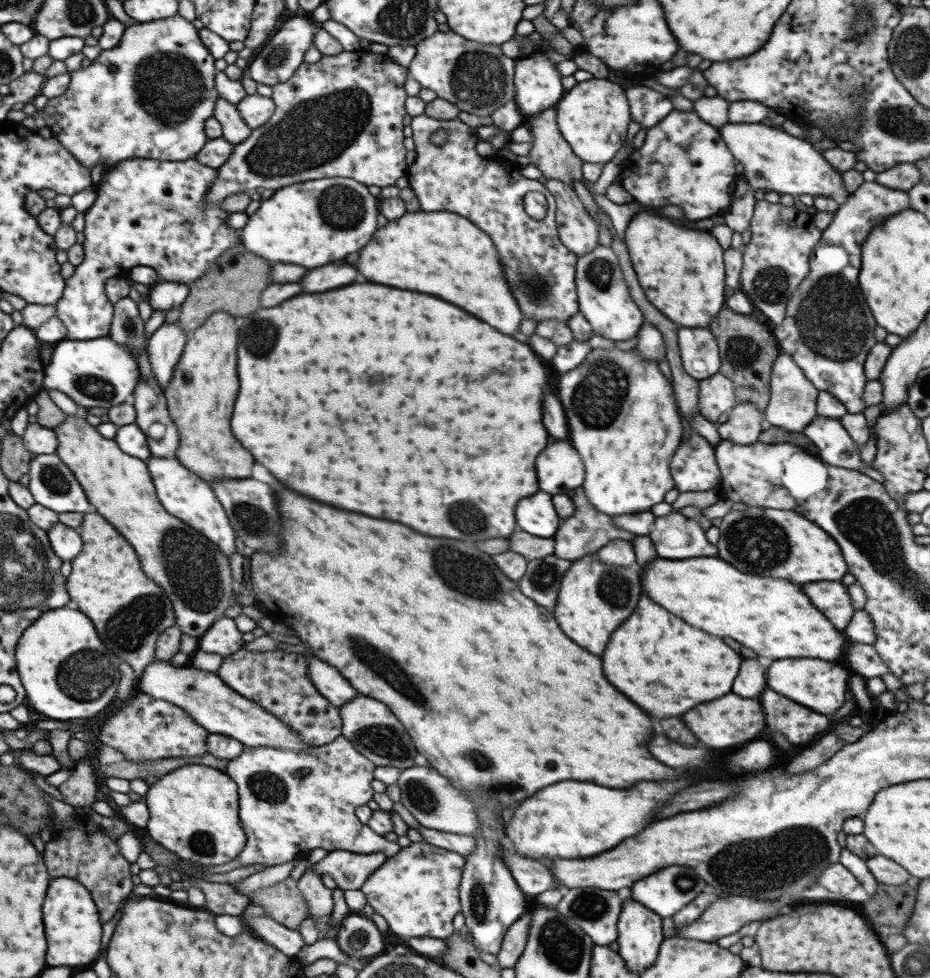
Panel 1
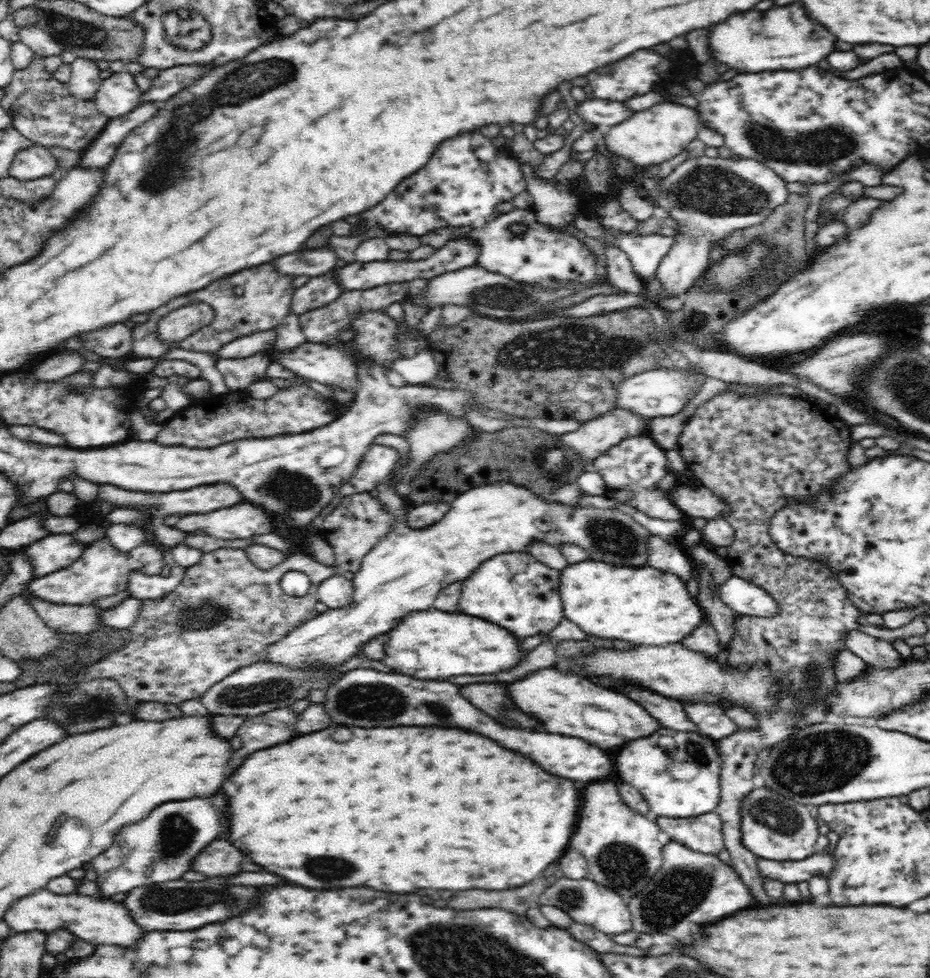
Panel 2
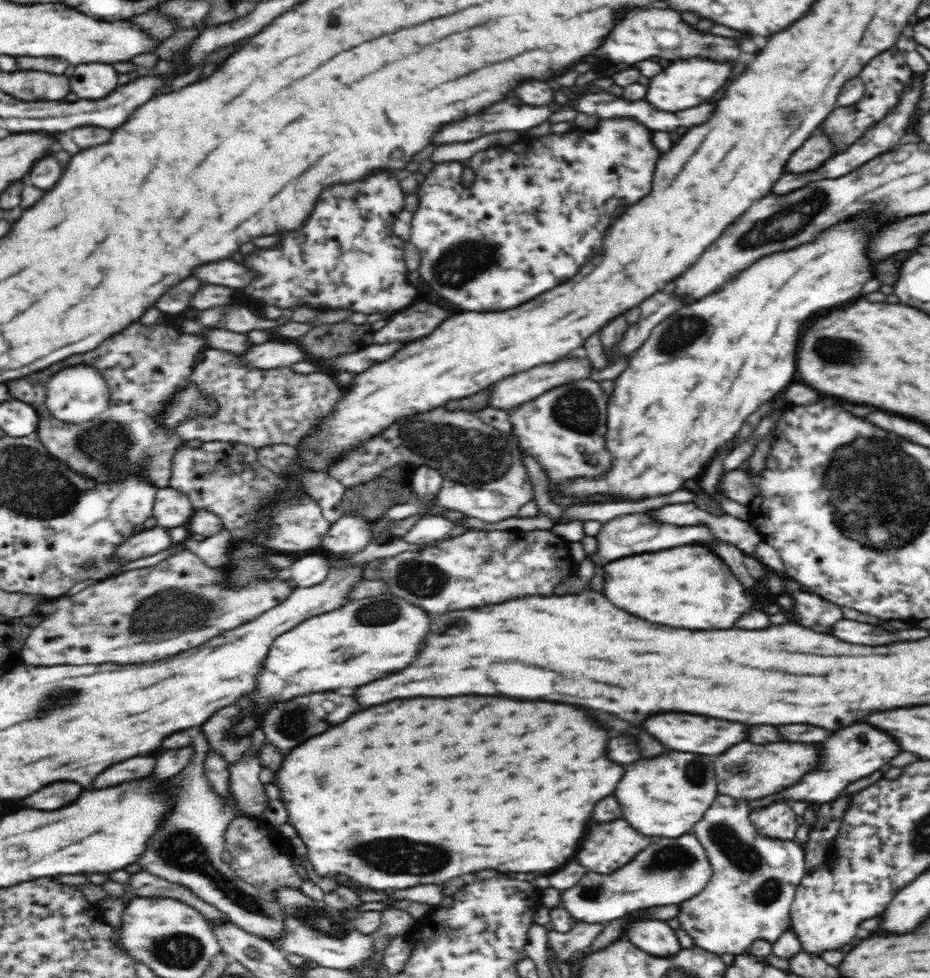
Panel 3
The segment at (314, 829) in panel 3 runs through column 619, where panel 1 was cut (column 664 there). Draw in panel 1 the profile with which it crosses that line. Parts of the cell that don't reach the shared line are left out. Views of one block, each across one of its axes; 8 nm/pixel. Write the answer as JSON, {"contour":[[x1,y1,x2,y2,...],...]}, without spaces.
{"contour":[[285,488,277,490,277,496,281,498,277,502,279,506,279,514,283,520,283,548,279,556,265,556,259,552,253,552,253,556,249,556,249,579,250,587,253,595,265,607,265,617,290,626,297,634,300,642,310,649,313,656,319,658,323,662,336,668,345,680,349,680,349,684,355,688,359,696,363,695,378,700,387,706,413,740,413,746,416,753,425,757,429,766,435,769,441,776,444,776,452,784,453,788,457,788,459,792,467,792,467,794,477,794,479,790,493,790,501,784,501,794,505,794,505,798,501,796,501,800,495,800,495,806,485,806,485,796,471,796,469,800,475,804,475,812,477,812,477,820,479,825,475,829,475,848,465,858,463,871,458,886,458,896,460,904,460,913,464,918,464,925,467,927,468,935,471,936,472,944,487,954,497,954,500,944,507,928,513,924,523,913,527,900,525,895,519,890,519,886,515,883,515,879,509,874,507,866,503,864,503,854,501,854,501,838,503,838,503,826,501,826,501,818,497,818,497,828,495,828,495,814,499,816,499,806,501,810,507,808,507,804,511,802,519,802,527,796,531,796,533,792,537,792,543,786,561,782,561,780,579,780,579,782,589,782,591,784,599,784,599,786,607,786,607,788,631,788,637,782,665,782,665,780,677,780,677,774,673,768,663,766,661,762,657,762,649,750,647,750,647,742,653,736,653,728,651,728,651,720,647,714,643,714,631,700,627,700,627,696,623,696,621,692,617,692,605,678,601,672,601,660,599,656,589,654,587,650,579,648,577,644,573,644,571,640,567,640,563,636,563,632,559,632,551,612,547,612,545,608,537,606,533,600,525,598,519,588,515,586,515,582,511,582,509,578,505,578,495,564,491,562,491,558,479,550,475,550,475,546,469,542,457,542,457,540,445,540,445,538,429,538,423,534,417,534,415,530,403,526,403,524,395,524,389,520,373,520,369,516,361,516,361,514,353,514,353,512,343,512,343,510,335,510,329,508,325,504,313,502,309,498,303,498,295,492,287,492]]}

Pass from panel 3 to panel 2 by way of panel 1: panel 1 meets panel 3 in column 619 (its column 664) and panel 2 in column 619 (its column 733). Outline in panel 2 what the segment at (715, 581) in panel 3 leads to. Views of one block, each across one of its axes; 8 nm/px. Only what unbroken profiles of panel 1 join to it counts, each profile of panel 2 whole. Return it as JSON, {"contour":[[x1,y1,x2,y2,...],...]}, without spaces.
{"contour":[[578,562,572,566,566,566,560,572,560,598,562,598,562,610,564,618,572,624,576,624,584,634,598,636,606,640,626,640,636,646,664,646,664,644,676,644,702,622,702,612,698,606,690,600,686,586,674,576,660,572,656,568,614,568,600,562]]}

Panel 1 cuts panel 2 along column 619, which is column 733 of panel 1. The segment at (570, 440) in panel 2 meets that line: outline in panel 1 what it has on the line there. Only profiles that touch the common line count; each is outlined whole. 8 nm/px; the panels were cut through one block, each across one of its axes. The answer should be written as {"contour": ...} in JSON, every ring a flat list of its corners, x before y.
{"contour":[[736,402,725,422,715,424,717,434,733,444,751,444,761,432,760,420,764,412,751,402]]}

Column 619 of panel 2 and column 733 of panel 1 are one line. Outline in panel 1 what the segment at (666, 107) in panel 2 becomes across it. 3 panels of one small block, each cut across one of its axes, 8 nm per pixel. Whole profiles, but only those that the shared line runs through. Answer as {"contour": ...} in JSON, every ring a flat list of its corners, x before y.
{"contour":[[765,122,752,124,728,124,718,130,723,143,734,160,743,165,743,174,751,189,766,189,782,194,809,194,827,196,841,192,850,196,843,188,841,173,833,169,821,156,820,150,806,139,794,138,780,128,769,127]]}

